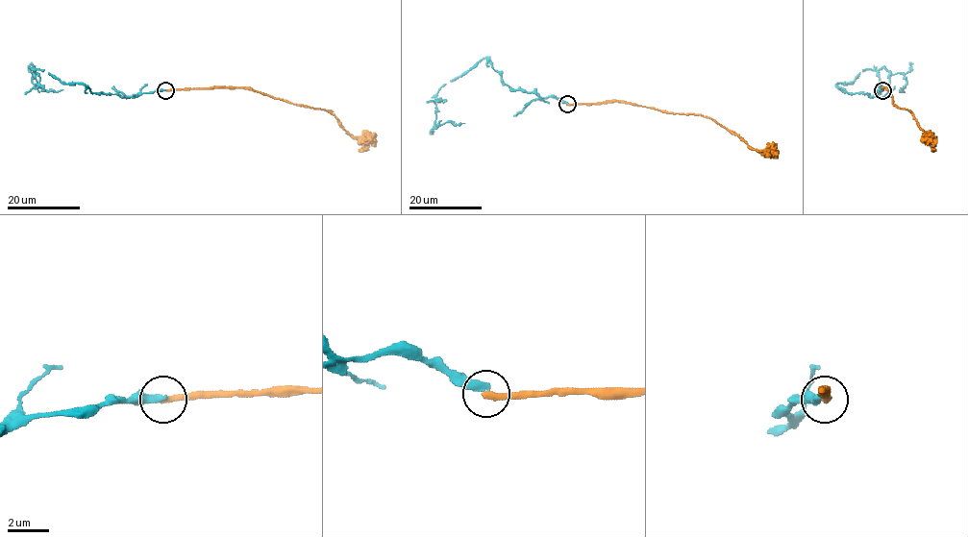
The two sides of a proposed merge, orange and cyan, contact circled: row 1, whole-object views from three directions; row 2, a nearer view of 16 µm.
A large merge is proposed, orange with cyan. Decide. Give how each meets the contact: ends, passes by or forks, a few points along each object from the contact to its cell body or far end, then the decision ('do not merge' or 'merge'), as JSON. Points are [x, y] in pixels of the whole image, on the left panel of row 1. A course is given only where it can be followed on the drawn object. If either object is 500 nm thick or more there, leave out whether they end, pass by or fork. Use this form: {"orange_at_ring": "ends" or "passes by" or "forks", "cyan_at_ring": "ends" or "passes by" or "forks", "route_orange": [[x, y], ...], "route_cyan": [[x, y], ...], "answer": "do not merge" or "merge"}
{"orange_at_ring": "ends", "cyan_at_ring": "ends", "route_orange": [[165, 90], [252, 88], [292, 103], [327, 110], [349, 134], [369, 139], [376, 146]], "route_cyan": [[165, 90], [134, 96], [93, 93], [85, 85], [63, 84], [33, 68], [32, 83], [47, 91], [63, 89]], "answer": "do not merge"}

